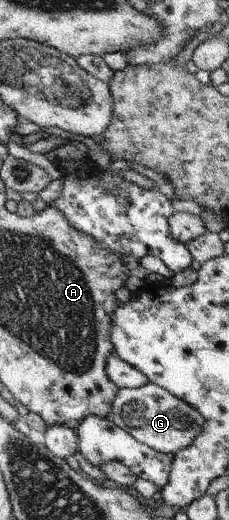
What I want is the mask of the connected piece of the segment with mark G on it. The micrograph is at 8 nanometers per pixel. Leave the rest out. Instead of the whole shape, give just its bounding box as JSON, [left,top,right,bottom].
[108,383,204,456]

